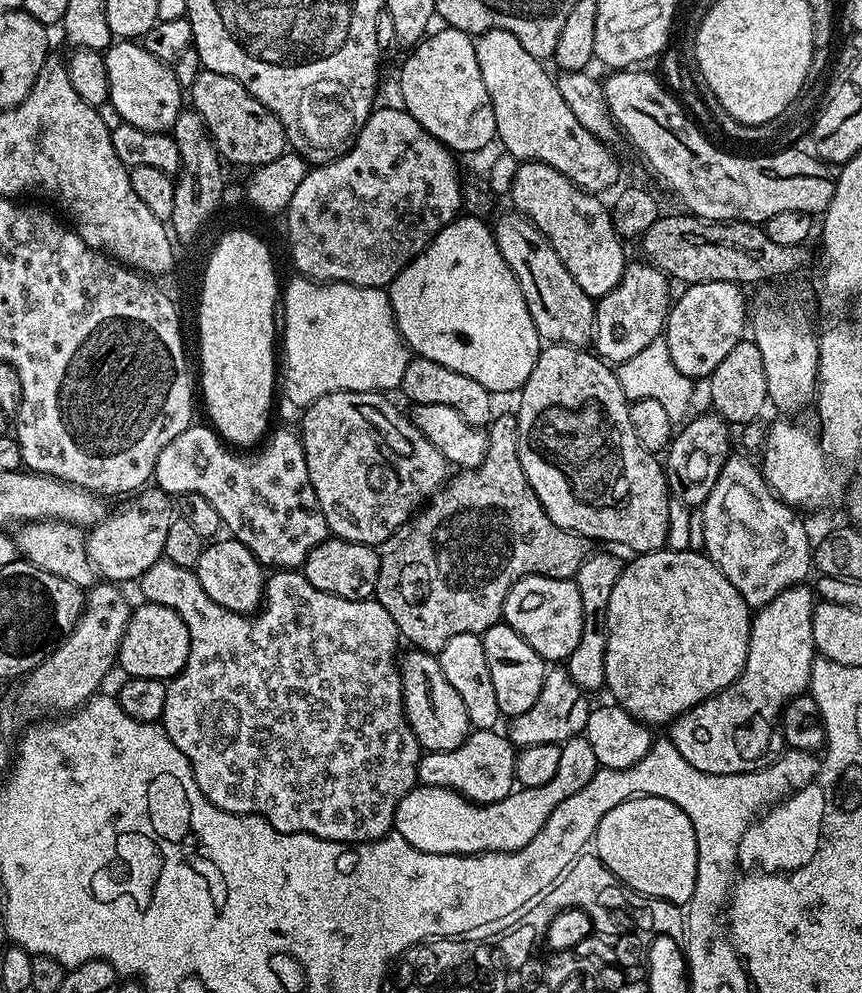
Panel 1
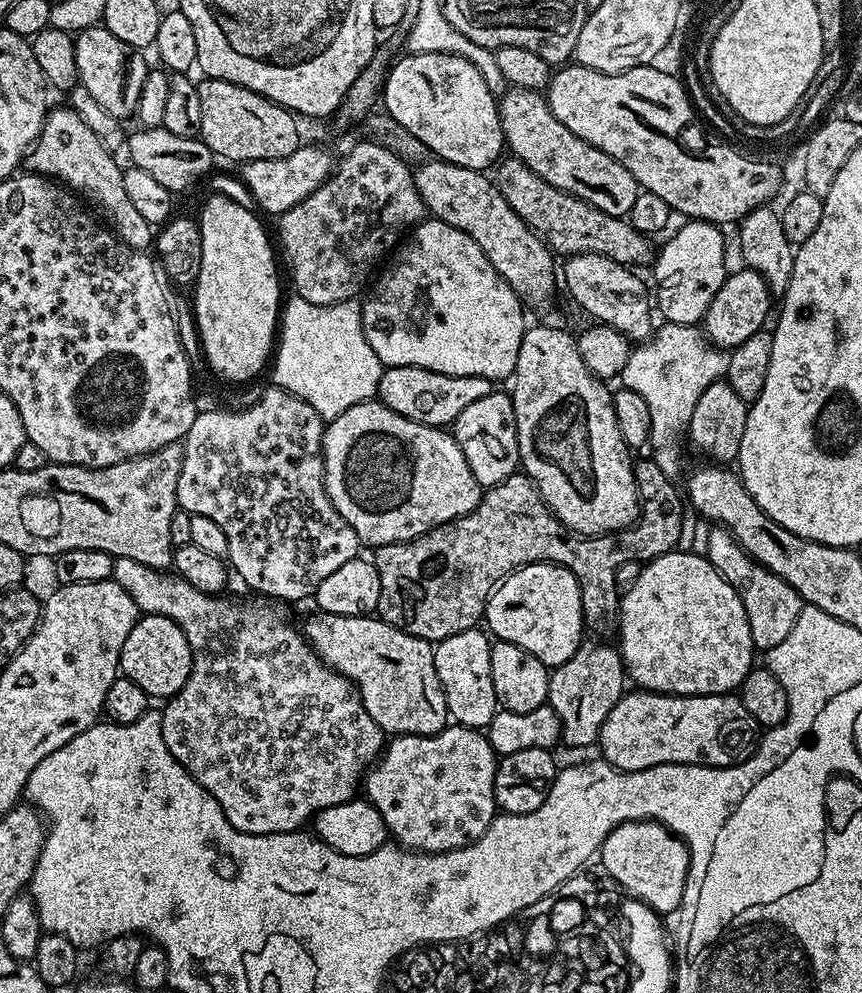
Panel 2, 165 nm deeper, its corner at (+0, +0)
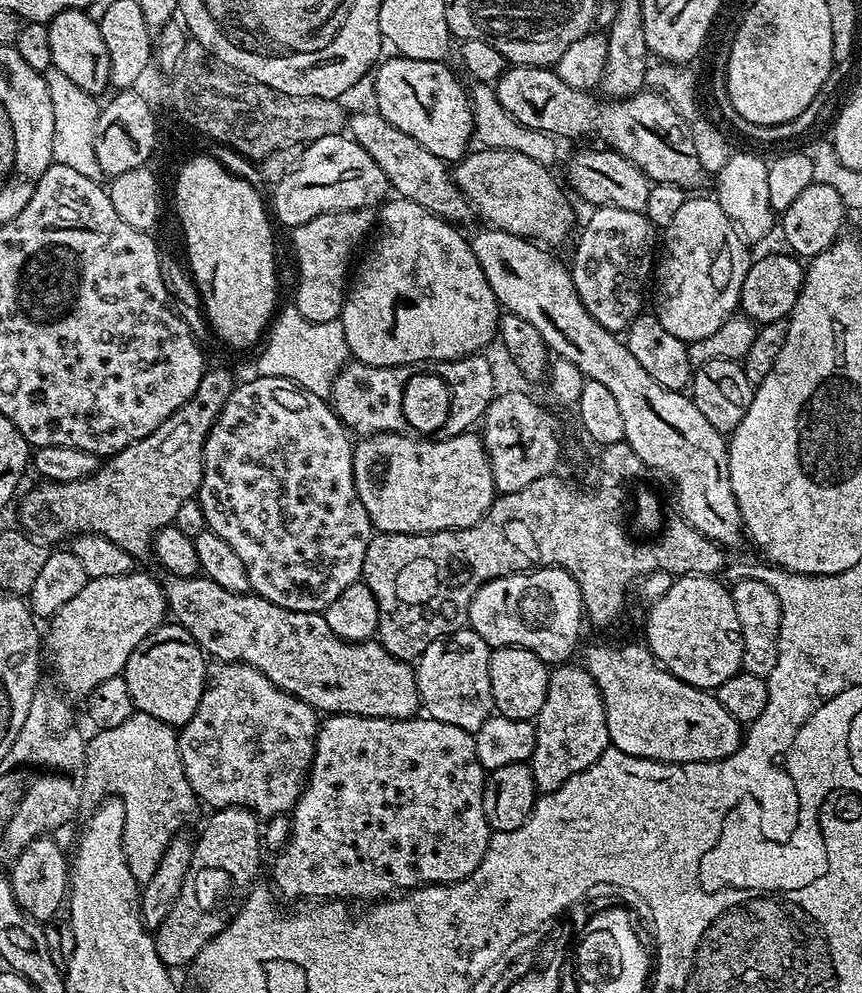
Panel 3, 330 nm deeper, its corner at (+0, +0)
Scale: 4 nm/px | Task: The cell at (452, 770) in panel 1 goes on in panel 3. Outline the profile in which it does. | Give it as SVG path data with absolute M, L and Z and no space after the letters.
M328 714L319 721L312 767L304 791L296 799L296 807L290 813L292 833L289 834L284 849L277 854L276 861L272 864L270 884L277 897L285 896L288 900L296 900L299 896L316 896L315 898L320 900L379 902L401 890L411 890L425 884L453 884L474 874L474 870L478 870L488 849L490 829L486 822L486 814L482 810L486 770L478 762L476 737L473 733L462 730L458 726L450 726L446 722L438 722L431 718L420 719L391 720L373 716Z

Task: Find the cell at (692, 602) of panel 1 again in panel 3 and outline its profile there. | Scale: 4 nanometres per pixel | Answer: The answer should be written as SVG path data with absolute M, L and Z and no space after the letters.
M677 576L671 581L672 585L665 590L664 596L660 596L652 604L652 609L648 612L648 617L644 620L644 636L652 657L656 659L660 665L670 674L674 674L674 678L678 678L682 682L686 682L690 686L701 690L715 690L718 686L722 686L722 682L726 682L726 678L734 678L734 674L741 671L740 663L742 662L742 630L738 626L738 614L734 611L734 598L730 591L729 585L726 583L719 584L716 576Z

